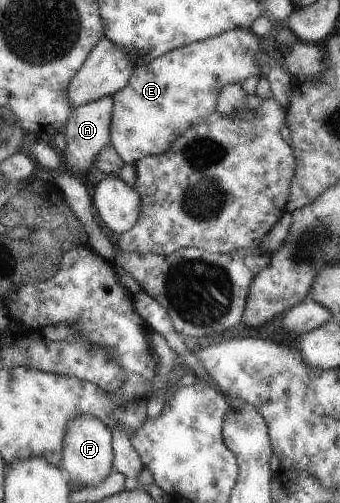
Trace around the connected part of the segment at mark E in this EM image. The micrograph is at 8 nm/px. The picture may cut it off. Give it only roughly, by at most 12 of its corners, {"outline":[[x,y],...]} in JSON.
{"outline":[[249,28],[135,65],[113,97],[124,164],[164,153],[262,76]]}

